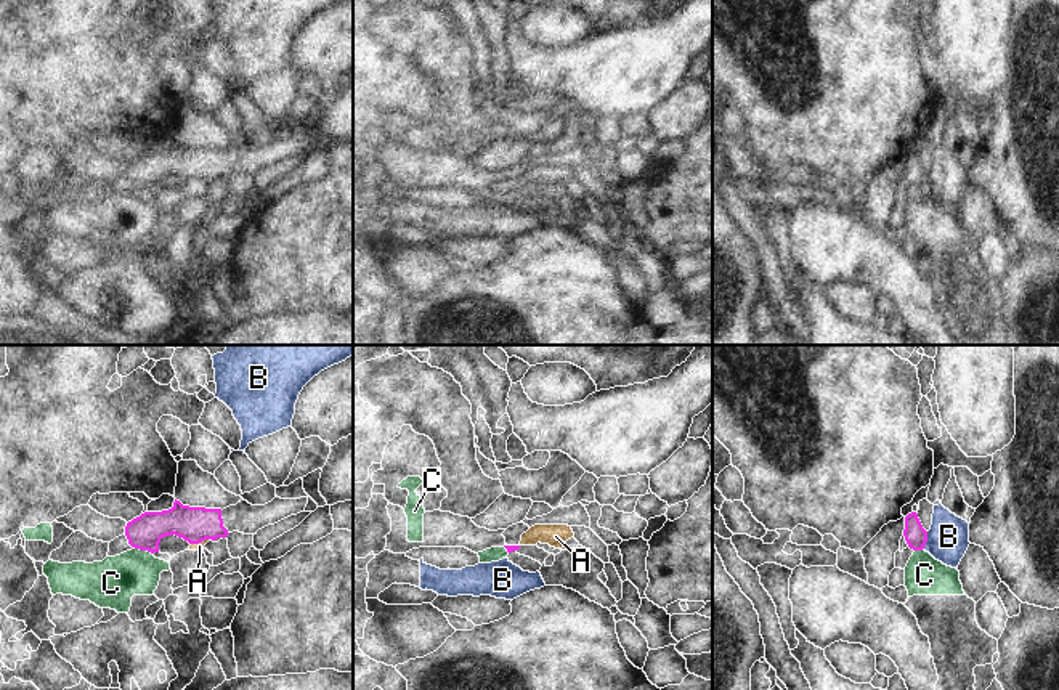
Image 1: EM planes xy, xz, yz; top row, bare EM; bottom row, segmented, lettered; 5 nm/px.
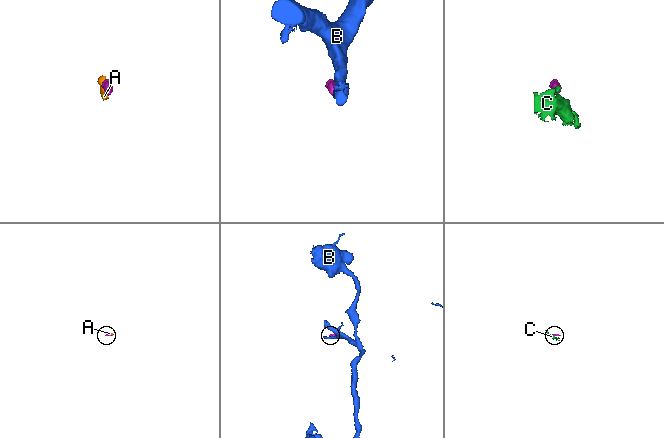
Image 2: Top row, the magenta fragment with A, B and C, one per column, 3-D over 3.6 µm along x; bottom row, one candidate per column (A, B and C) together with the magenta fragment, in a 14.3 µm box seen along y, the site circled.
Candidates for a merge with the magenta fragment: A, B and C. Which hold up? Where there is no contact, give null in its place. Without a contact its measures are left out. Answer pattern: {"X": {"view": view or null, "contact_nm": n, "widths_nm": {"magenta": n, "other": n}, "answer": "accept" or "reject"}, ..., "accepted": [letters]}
{"A": {"view": "xy", "contact_nm": 110, "widths_nm": {"magenta": 180, "other": 40}, "answer": "reject"}, "B": {"view": "yz", "contact_nm": 90, "widths_nm": {"magenta": 110, "other": 200}, "answer": "reject"}, "C": {"view": "xy", "contact_nm": 100, "widths_nm": {"magenta": 170, "other": 240}, "answer": "reject"}, "accepted": []}

